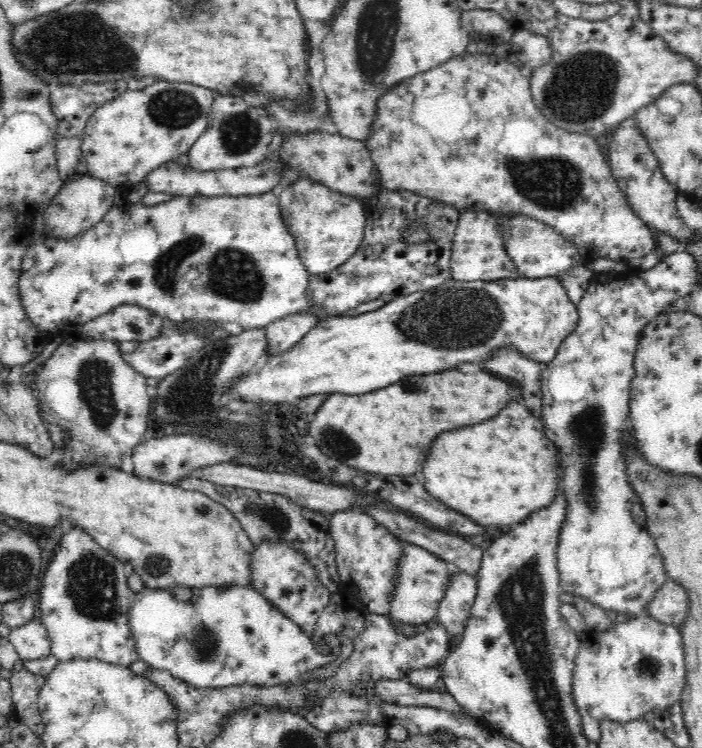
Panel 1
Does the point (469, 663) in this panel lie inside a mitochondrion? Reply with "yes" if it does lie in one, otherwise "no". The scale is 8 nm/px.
no

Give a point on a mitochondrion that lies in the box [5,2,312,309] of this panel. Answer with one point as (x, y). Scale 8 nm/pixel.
(76, 44)

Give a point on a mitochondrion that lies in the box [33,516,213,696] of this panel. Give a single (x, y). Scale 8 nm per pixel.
(90, 582)

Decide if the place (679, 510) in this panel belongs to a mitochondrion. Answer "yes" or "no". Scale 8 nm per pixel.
no

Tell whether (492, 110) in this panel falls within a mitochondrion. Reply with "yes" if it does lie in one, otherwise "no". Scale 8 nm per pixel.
no

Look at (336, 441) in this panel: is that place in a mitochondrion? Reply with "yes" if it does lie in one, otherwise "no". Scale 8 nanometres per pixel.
yes

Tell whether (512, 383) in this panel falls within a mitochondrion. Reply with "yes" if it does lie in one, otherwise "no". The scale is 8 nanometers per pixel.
no

